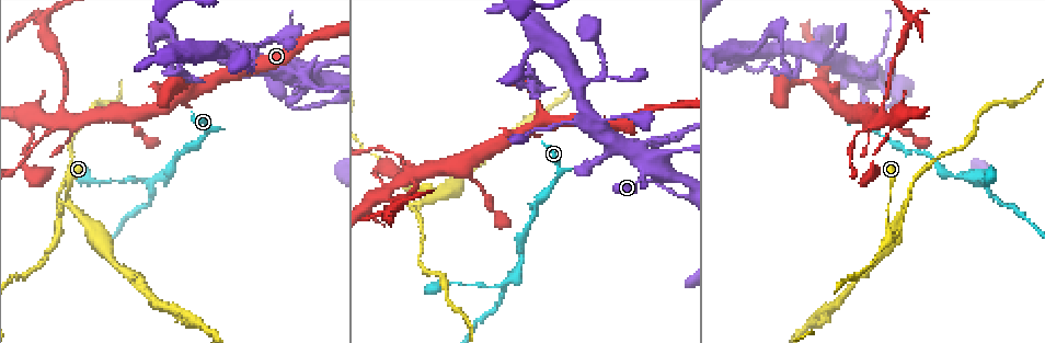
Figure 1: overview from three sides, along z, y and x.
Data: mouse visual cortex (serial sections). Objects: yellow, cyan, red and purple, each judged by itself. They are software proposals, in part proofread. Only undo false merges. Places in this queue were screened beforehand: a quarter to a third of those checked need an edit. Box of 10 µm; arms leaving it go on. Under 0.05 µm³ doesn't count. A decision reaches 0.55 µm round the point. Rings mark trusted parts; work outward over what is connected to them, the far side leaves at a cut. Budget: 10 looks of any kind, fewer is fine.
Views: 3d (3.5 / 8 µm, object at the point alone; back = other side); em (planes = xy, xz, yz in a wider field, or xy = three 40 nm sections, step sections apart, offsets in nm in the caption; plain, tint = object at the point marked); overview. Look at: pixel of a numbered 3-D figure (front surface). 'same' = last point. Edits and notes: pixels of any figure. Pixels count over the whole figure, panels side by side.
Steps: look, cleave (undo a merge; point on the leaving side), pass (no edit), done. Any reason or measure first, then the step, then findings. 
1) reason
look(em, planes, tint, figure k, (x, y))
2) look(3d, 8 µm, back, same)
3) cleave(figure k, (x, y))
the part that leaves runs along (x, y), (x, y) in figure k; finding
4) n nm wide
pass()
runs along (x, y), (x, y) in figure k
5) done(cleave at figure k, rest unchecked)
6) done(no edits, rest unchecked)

looks like a crossing
look(3d, 8 µm, figure 1, (876, 119))

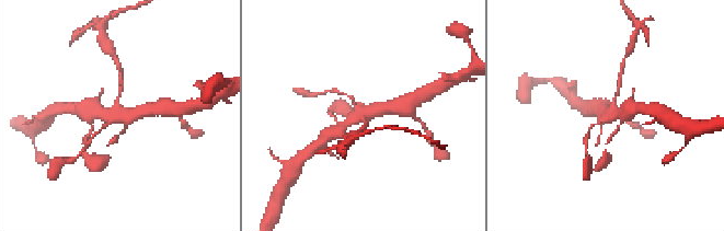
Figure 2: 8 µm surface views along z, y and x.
look(em, xy, step 3, tint, same)

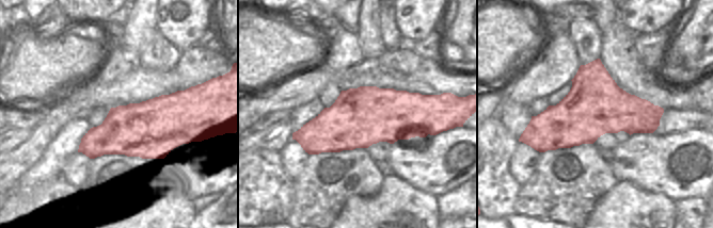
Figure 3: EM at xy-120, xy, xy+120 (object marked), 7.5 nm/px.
pass()
runs along (395, 107), (357, 116), (338, 128) in figure 2; all the same cell

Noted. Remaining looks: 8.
sharp bend
look(3d, 3.5 µm, figure 1, (45, 20))

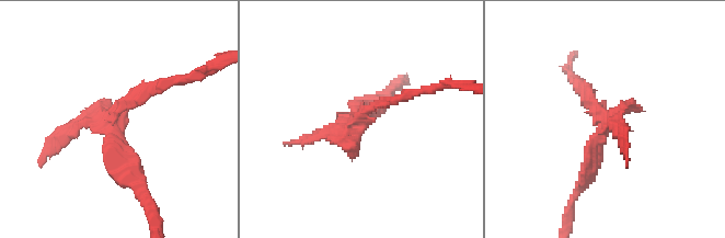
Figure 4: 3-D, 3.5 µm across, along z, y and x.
need the tissue
look(em, xy, step 3, tint, figure 4, (360, 123))

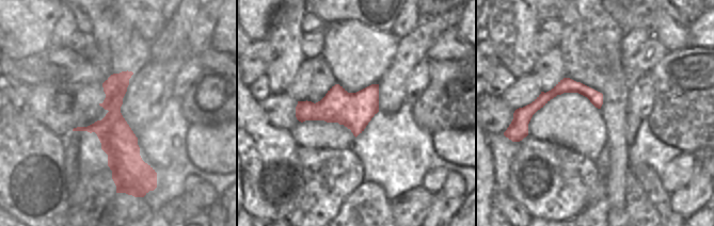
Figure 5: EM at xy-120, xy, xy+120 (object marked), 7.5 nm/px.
cleave(figure 4, (142, 95))
the part that leaves runs along (114, 122), (158, 81), (192, 81) in figure 4; two cells meet here

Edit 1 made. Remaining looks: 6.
side arm on a straight run
look(3d, 3.5 µm, back, figure 1, (906, 208))

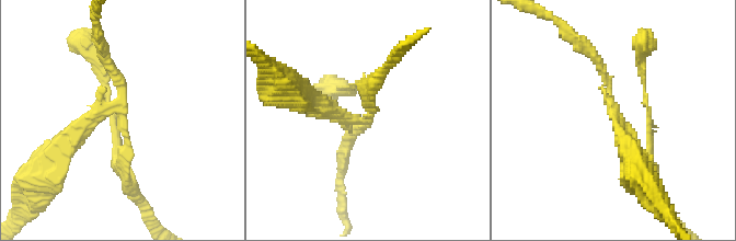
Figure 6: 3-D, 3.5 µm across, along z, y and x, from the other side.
3 arms; arms of 150, 150, 250 nm; need the tissue
look(em, xy, step 5, tint, figure 6, (364, 117))

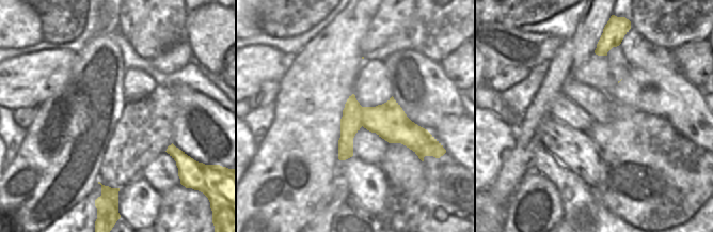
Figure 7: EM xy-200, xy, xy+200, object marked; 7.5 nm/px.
260 nm wide
cleave(figure 6, (80, 124))
border along (361, 107), (362, 125) in figure 7; a second cell is stuck on

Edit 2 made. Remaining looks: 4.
look(overview)

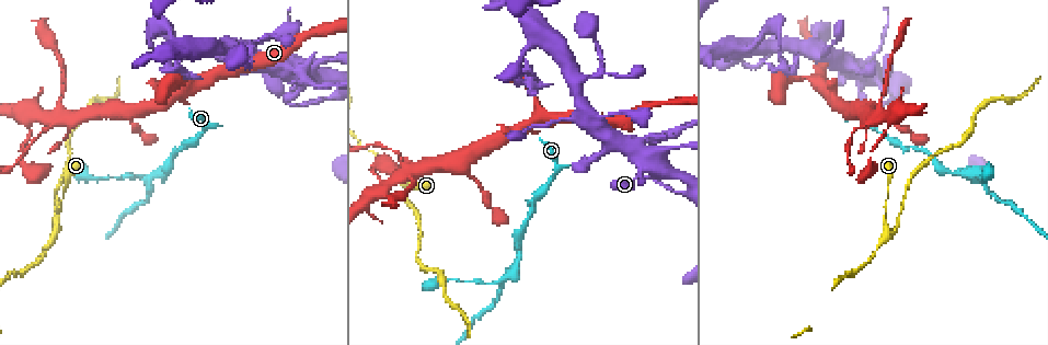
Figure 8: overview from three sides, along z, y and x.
branch point
look(3d, 3.5 µm, figure 8, (149, 178))

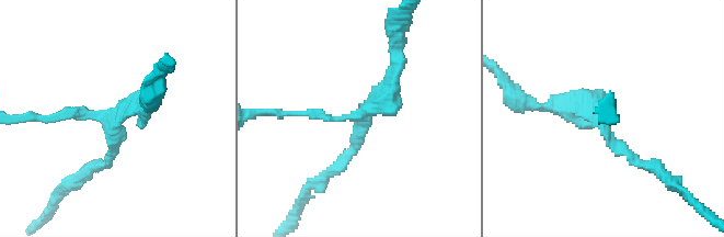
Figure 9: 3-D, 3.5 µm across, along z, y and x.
3 arms; arms of 150, 150, 200 nm; now the EM
look(em, xy, step 3, tint, figure 9, (114, 116))

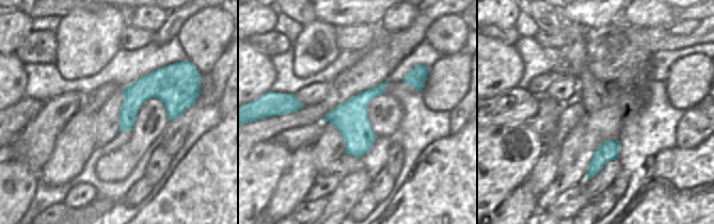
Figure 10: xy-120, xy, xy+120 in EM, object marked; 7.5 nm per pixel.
look(em, xy, step 2, tint, same)

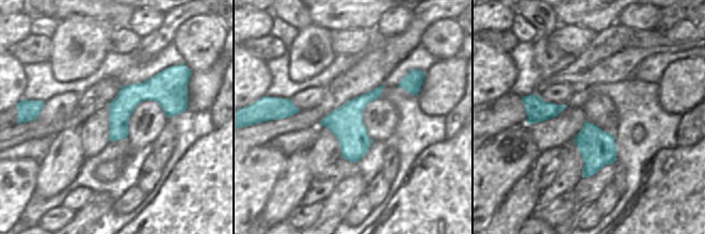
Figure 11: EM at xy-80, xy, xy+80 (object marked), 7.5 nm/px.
pass()
runs along (183, 107), (139, 94), (111, 138) in figure 11; one cell here

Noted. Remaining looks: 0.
done(cleave at figure 4, cleave at figure 6, rest unchecked)

